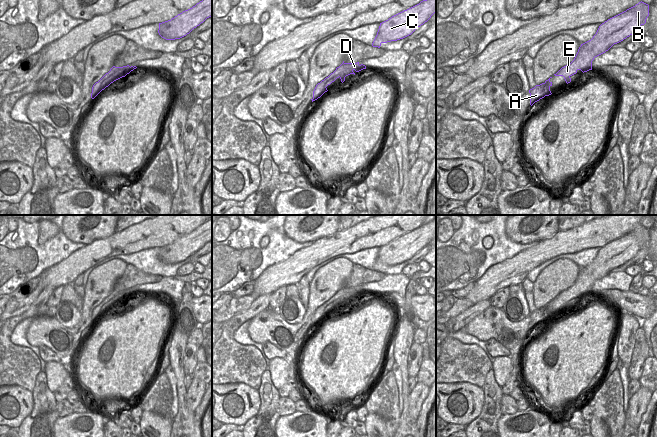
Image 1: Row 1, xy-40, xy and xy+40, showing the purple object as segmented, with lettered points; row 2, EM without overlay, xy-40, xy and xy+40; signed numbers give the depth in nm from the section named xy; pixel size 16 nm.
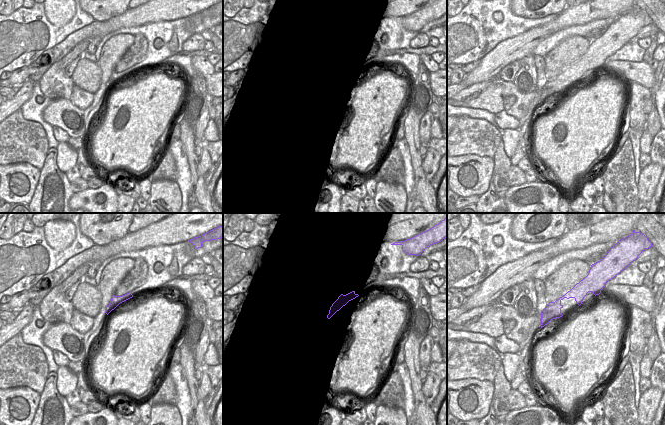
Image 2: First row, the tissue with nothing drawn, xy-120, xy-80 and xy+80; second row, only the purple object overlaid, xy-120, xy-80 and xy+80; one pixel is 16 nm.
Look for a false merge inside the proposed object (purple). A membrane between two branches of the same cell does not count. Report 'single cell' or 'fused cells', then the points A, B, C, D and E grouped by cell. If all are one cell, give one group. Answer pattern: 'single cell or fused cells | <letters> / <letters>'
single cell | A B C D E

